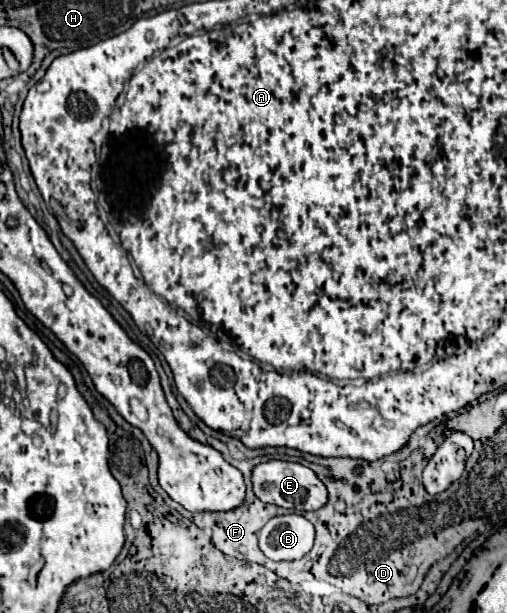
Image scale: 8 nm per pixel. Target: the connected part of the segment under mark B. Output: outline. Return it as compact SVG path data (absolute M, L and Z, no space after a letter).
M300 514L274 516L260 530L260 550L270 560L300 560L312 550L314 526Z

